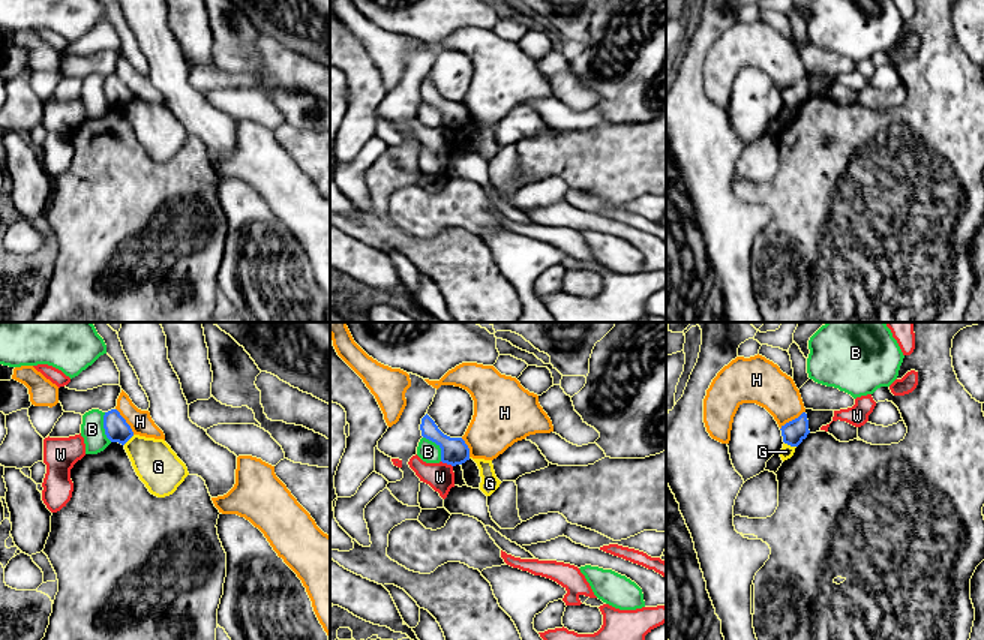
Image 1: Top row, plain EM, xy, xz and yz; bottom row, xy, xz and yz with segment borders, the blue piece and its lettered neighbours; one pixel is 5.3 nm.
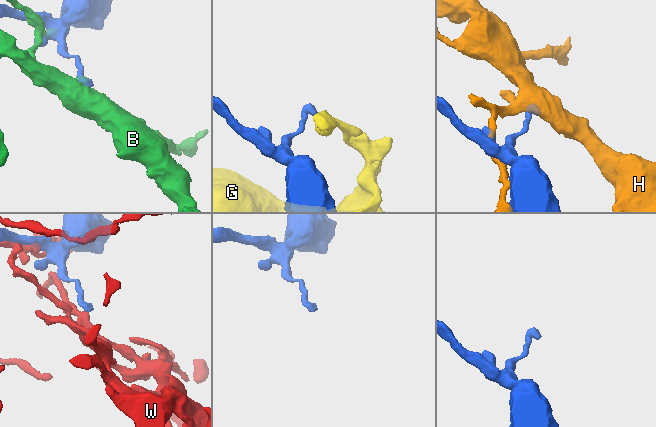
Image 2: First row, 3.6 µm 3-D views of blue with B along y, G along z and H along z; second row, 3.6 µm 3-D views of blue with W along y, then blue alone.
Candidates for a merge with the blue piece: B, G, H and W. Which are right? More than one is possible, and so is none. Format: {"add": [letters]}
{"add": []}

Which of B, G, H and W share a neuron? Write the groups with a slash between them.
B / G / H / W

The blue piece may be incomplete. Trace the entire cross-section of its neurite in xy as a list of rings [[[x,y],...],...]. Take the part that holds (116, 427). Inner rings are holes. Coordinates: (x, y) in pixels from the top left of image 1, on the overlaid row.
[[[111,409],[104,415],[104,429],[105,435],[111,442],[118,442],[124,445],[132,436],[134,432],[126,420],[120,415],[117,409]]]

